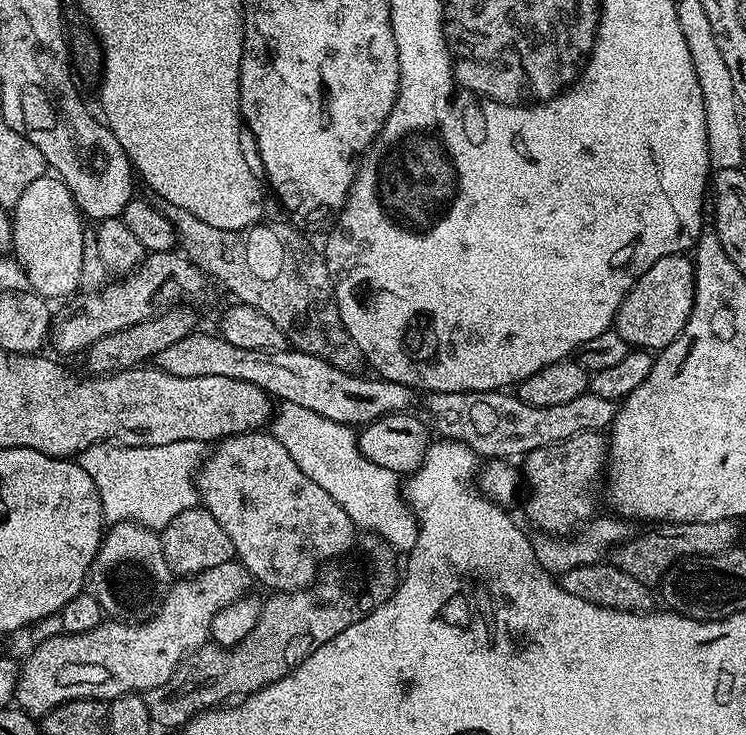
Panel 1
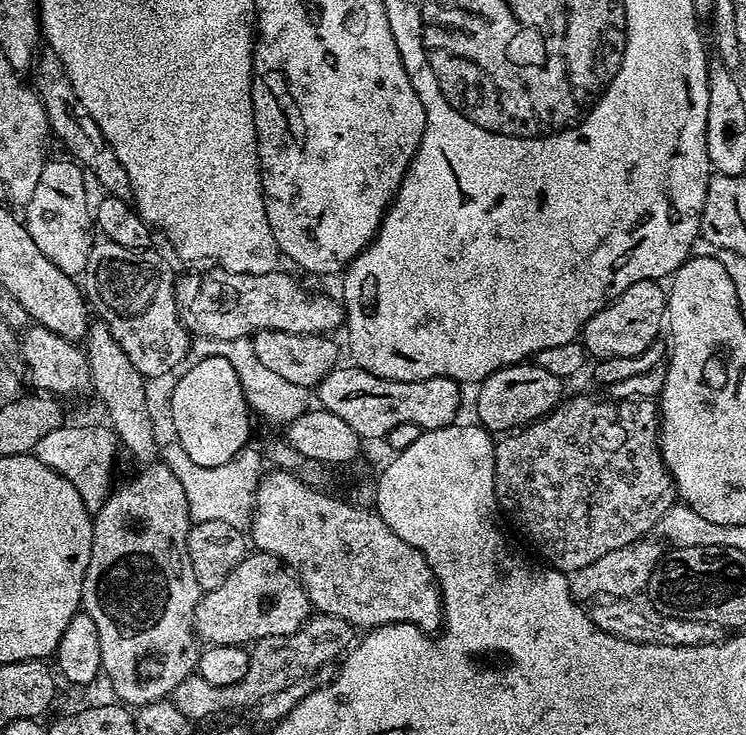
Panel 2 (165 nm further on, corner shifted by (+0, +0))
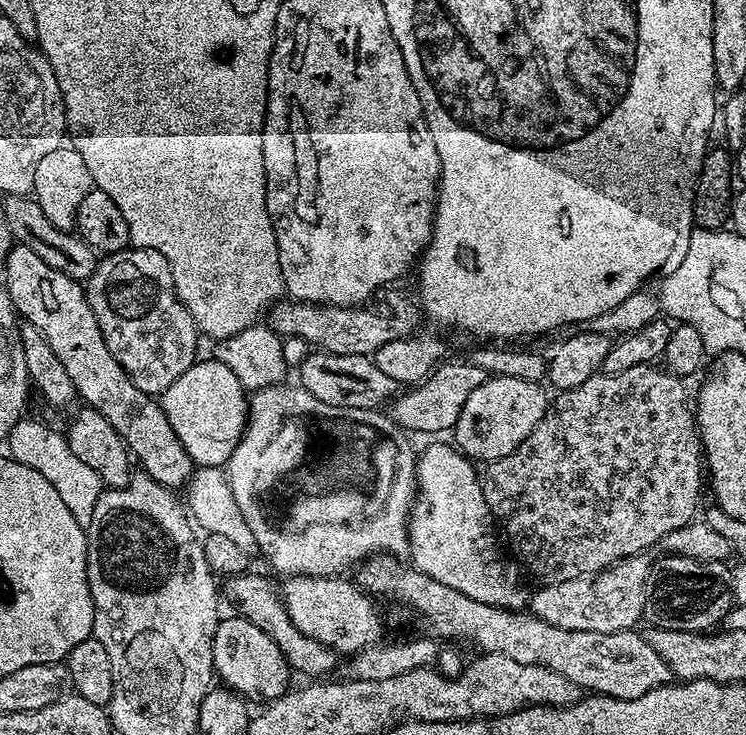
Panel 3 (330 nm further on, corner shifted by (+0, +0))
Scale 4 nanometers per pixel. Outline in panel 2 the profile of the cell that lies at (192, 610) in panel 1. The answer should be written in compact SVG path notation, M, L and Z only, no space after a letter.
M253 551L238 566L234 566L234 574L222 582L220 588L204 592L196 607L194 631L205 645L238 644L251 645L253 642L271 636L289 636L301 628L304 621L309 619L310 603L308 595L292 569L288 568L276 556L269 552Z

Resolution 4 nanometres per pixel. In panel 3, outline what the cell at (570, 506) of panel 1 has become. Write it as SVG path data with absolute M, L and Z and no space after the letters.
M643 364L630 366L630 370L622 370L622 374L597 374L586 378L582 386L560 392L549 403L544 416L534 426L534 430L520 445L506 458L498 458L483 469L482 483L486 506L491 510L493 517L498 521L499 527L508 535L512 543L511 555L525 569L528 568L537 576L538 581L545 585L576 579L579 576L595 576L596 573L608 568L630 555L645 553L650 546L657 545L664 535L687 523L695 521L696 507L700 504L700 476L702 480L702 445L700 434L696 427L696 417L690 407L690 400L684 397L685 381L679 376L656 364Z

